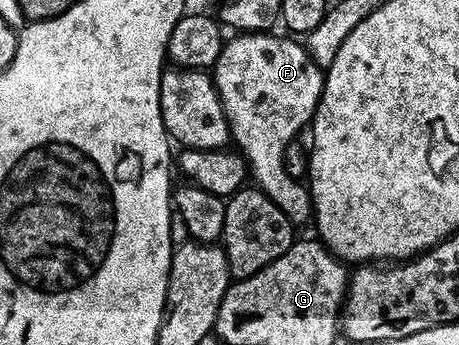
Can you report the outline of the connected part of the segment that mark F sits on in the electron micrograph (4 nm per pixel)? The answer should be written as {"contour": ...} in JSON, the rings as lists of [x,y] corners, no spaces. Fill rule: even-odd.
{"contour":[[[239,33],[223,44],[213,68],[215,88],[231,130],[231,138],[240,155],[247,161],[254,186],[289,216],[296,228],[310,224],[313,219],[311,188],[285,173],[285,149],[300,138],[299,130],[306,128],[315,117],[319,99],[323,95],[324,68],[318,67],[306,46],[294,38],[282,39],[276,33]]]}

